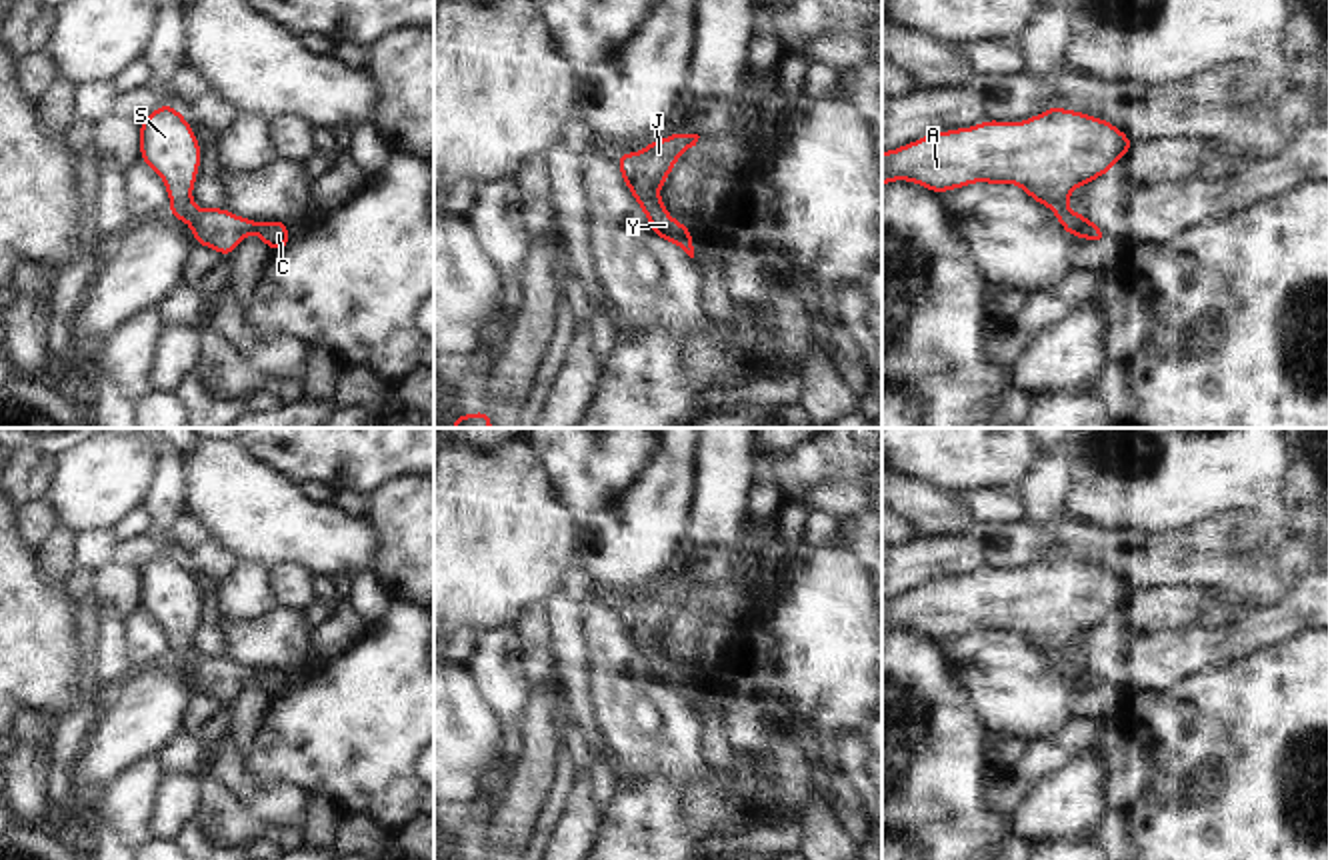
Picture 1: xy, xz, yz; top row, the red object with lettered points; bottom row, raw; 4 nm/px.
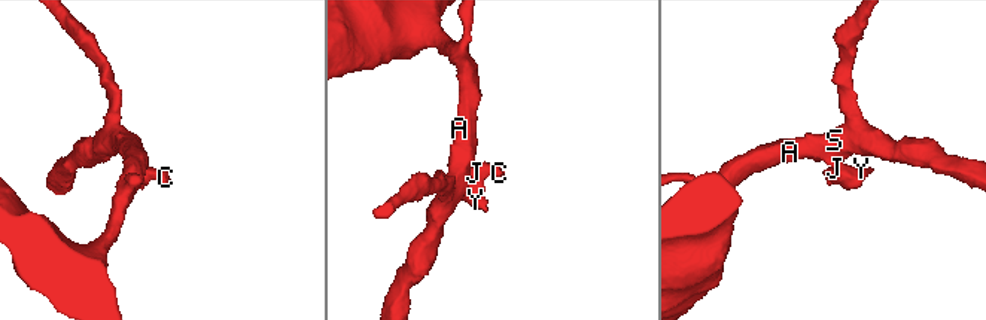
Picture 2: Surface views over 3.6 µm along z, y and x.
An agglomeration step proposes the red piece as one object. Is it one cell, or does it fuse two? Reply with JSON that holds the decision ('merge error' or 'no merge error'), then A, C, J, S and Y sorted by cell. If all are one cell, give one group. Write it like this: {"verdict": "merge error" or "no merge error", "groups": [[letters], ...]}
{"verdict": "no merge error", "groups": [["A", "C", "J", "S", "Y"]]}

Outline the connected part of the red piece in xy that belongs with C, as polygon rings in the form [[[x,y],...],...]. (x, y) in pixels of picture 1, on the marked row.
[[[170,104],[152,110],[140,126],[140,158],[166,184],[170,220],[186,220],[194,242],[232,256],[236,246],[256,234],[272,252],[290,246],[284,220],[248,220],[228,208],[196,208],[192,188],[198,178],[202,146],[192,124]]]

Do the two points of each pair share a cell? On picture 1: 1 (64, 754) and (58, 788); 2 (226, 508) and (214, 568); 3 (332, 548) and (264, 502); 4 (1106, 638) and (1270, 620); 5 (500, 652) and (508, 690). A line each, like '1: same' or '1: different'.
1: same
2: different
3: same
4: same
5: same

